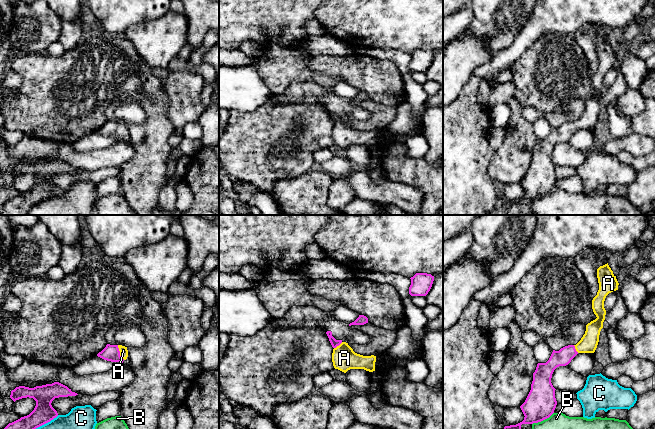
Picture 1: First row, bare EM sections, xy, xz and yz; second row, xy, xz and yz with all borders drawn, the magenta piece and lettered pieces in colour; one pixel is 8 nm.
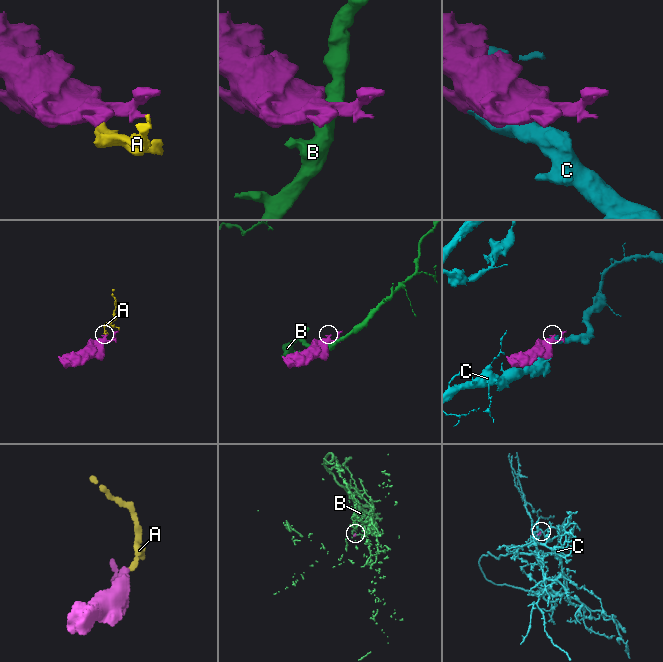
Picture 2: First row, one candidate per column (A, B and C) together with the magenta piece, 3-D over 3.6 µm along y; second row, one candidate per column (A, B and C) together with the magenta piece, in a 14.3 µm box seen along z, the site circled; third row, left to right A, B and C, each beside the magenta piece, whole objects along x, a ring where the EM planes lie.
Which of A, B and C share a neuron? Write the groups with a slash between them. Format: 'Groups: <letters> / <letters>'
Groups: A / B / C

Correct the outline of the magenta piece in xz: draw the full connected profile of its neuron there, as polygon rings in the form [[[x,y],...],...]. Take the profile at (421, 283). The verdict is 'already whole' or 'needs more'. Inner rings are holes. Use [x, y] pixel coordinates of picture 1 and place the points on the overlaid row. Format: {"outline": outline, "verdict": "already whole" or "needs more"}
{"outline": [[[416,273],[410,279],[409,294],[411,296],[426,296],[432,287],[434,276],[427,273]]], "verdict": "already whole"}

